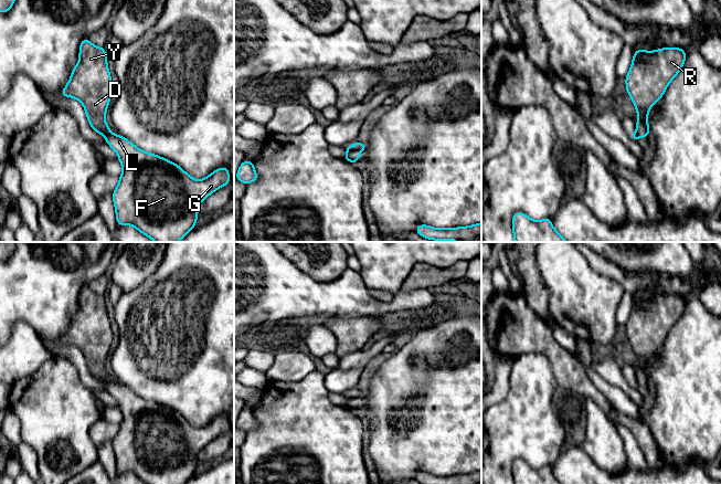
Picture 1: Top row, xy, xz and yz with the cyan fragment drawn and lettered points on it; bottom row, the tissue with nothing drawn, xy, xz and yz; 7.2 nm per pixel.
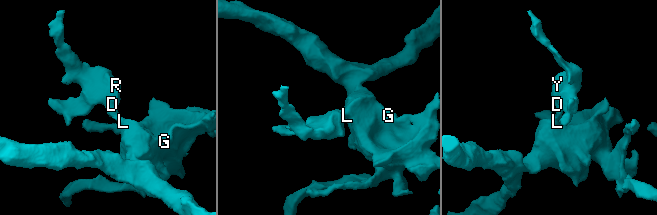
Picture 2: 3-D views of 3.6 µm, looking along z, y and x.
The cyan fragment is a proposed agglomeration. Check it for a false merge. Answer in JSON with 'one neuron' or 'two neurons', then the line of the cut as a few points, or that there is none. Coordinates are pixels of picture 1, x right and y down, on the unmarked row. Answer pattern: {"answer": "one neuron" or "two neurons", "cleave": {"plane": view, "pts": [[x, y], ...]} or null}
{"answer": "two neurons", "cleave": {"plane": "xz", "pts": [[348, 397], [358, 399]]}}

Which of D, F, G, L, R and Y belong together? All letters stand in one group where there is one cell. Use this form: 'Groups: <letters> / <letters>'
Groups: D R Y / F G L

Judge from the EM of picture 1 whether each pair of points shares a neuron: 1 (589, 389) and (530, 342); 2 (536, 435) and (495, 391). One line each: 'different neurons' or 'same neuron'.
1: same neuron
2: different neurons

